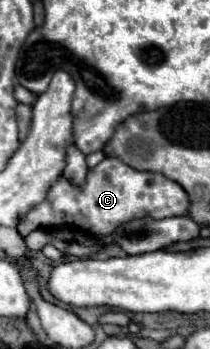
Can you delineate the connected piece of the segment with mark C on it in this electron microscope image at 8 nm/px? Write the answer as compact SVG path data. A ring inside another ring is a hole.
M105 157L99 165L87 171L85 183L81 187L69 183L69 179L61 175L47 191L45 199L37 203L37 207L31 207L29 215L17 221L17 231L21 237L27 237L37 229L51 231L59 225L71 225L87 235L101 237L117 231L117 225L129 223L129 219L143 219L145 215L151 219L189 215L189 195L179 183L167 179L161 173L137 171L117 157Z

